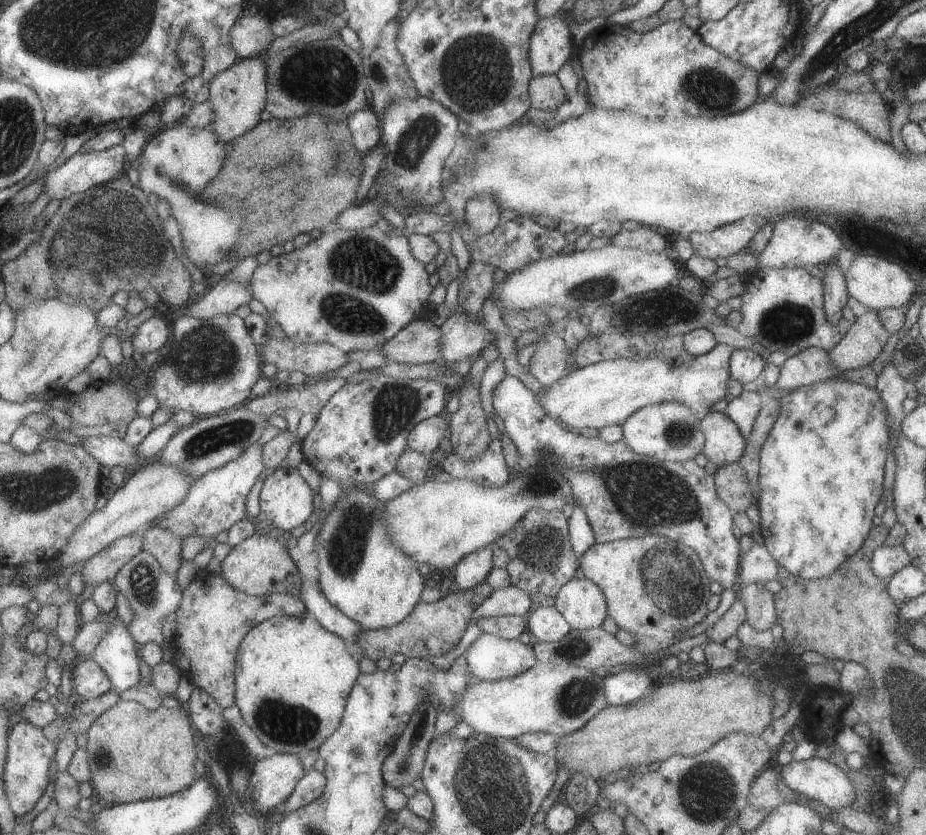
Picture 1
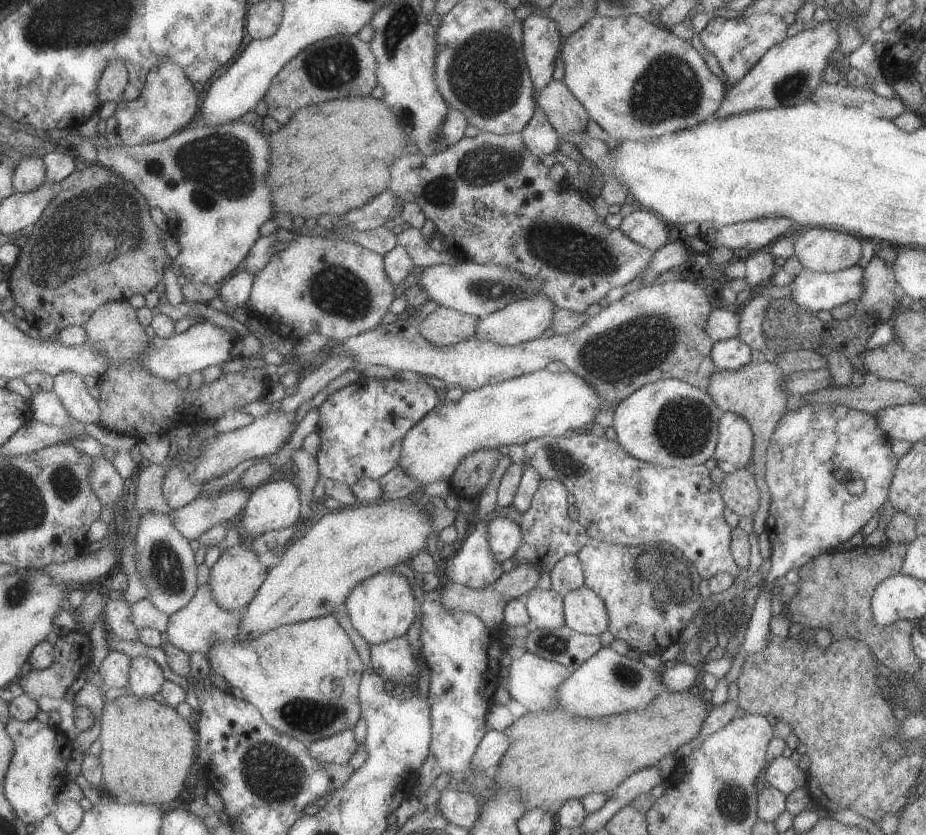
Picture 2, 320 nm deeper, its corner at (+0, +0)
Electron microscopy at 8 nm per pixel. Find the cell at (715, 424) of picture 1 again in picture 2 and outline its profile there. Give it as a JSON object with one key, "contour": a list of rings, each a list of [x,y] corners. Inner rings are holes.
{"contour":[[[724,412],[718,420],[718,439],[712,454],[718,468],[726,473],[743,469],[752,454],[753,439],[742,416]]]}

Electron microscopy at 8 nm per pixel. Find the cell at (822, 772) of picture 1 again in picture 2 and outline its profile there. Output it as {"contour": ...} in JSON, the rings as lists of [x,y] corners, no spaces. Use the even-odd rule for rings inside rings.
{"contour":[[[779,756],[767,766],[764,779],[767,785],[788,795],[792,790],[805,786],[807,771],[797,770],[797,765],[789,757]]]}

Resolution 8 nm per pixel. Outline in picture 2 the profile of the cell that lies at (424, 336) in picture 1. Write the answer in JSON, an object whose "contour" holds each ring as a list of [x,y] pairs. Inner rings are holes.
{"contour":[[[438,306],[431,314],[428,314],[423,320],[415,324],[419,334],[421,334],[427,342],[437,346],[447,346],[457,344],[462,340],[475,336],[476,320],[477,319],[470,314]]]}

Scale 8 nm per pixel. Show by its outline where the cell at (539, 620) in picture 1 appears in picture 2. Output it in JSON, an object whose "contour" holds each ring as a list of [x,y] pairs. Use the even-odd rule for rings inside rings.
{"contour":[[[531,589],[526,611],[534,627],[553,630],[564,625],[562,596],[552,589]]]}

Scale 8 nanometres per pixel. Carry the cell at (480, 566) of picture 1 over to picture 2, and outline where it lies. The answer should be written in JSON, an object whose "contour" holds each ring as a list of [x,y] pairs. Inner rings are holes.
{"contour":[[[496,517],[486,526],[488,545],[496,561],[500,563],[516,554],[523,544],[519,525],[507,517]]]}

